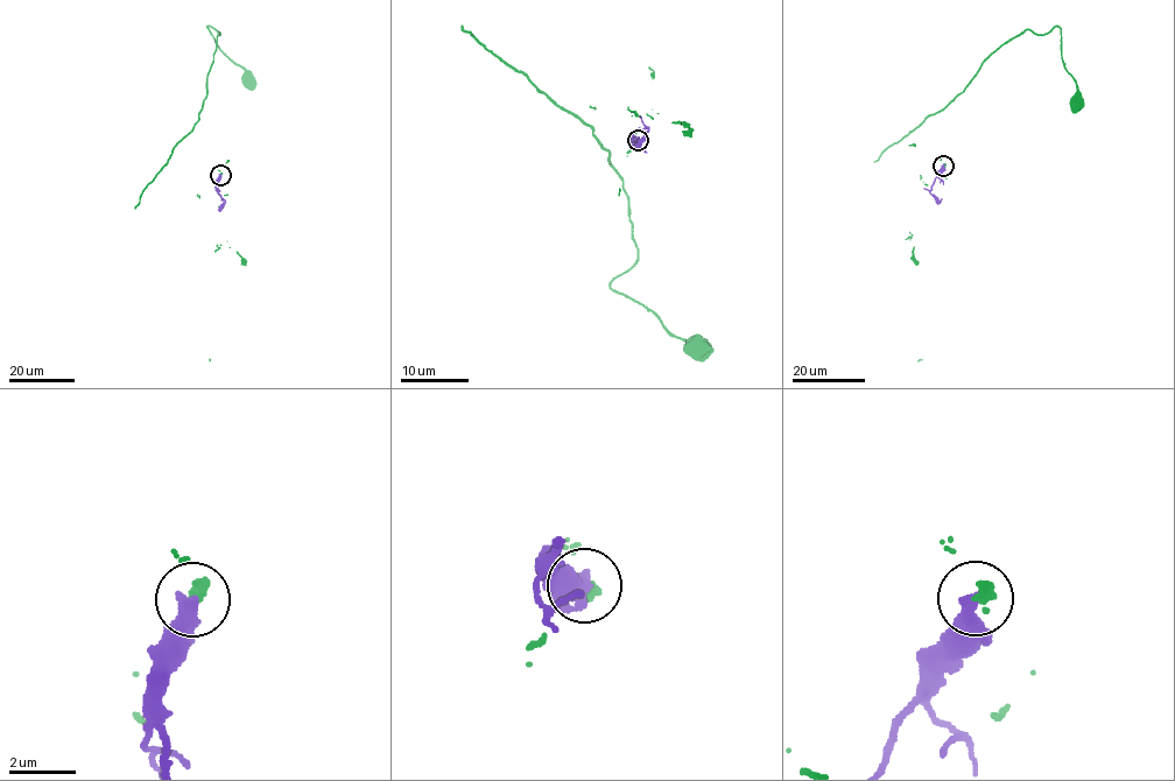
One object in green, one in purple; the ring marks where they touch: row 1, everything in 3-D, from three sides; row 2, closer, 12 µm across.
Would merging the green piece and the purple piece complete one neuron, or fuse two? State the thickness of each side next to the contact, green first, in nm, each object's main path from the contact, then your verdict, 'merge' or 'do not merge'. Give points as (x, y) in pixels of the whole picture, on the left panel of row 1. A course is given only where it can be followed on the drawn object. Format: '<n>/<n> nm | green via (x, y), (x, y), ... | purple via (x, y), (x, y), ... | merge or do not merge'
280/500 nm | green via (220, 174), (190, 131), (206, 95), (206, 77), (220, 35), (206, 27), (219, 50), (250, 81) | purple via (220, 174), (218, 192), (225, 203), (220, 208), (224, 204) | do not merge

